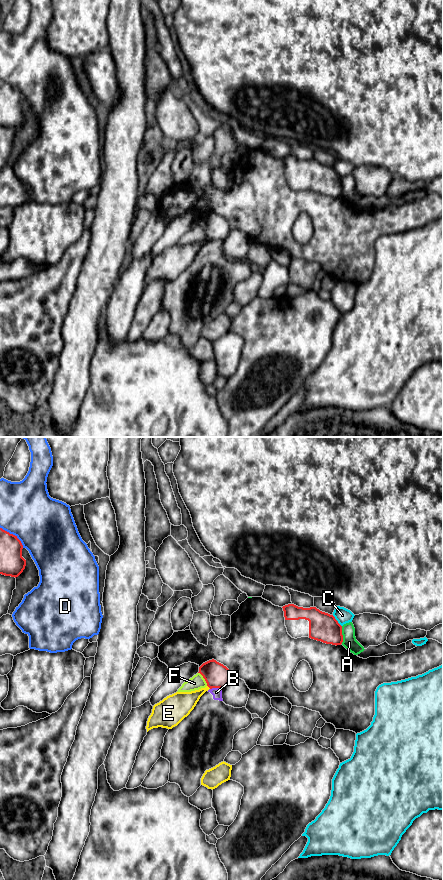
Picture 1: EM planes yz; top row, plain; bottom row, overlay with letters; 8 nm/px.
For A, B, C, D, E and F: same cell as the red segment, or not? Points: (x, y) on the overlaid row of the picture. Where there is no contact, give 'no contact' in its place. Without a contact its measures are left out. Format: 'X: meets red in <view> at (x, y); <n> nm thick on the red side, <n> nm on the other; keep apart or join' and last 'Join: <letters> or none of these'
A: meets red in yz at (342, 635); 220 nm thick on the red side, 110 nm on the other; keep apart
B: meets red in yz at (215, 687); 200 nm thick on the red side, 80 nm on the other; keep apart
C: meets red in yz at (337, 621); 220 nm thick on the red side, 120 nm on the other; keep apart
D: meets red in yz at (12, 534); 200 nm thick on the red side, 440 nm on the other; keep apart
E: meets red in yz at (209, 687); 200 nm thick on the red side, 180 nm on the other; keep apart
F: meets red in yz at (204, 678); 200 nm thick on the red side, 120 nm on the other; keep apart
Join: none of these

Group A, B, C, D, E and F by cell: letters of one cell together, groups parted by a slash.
A / B E / C / D / F

